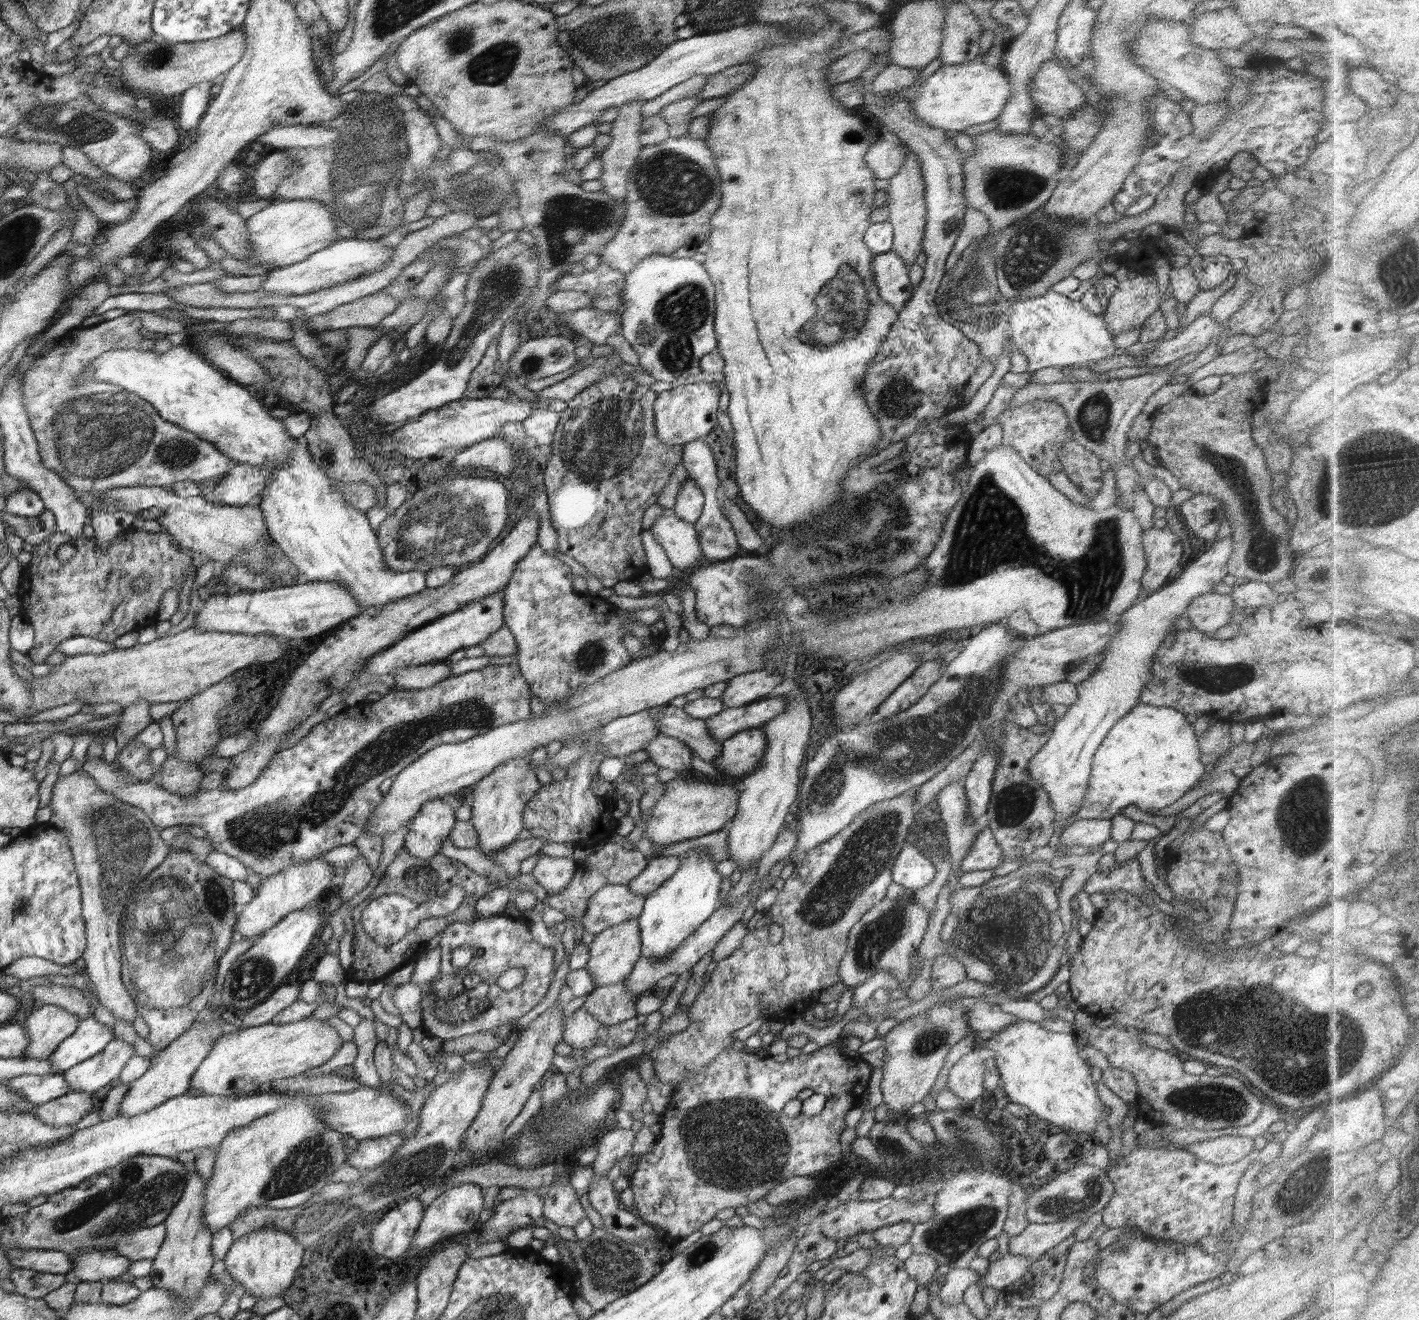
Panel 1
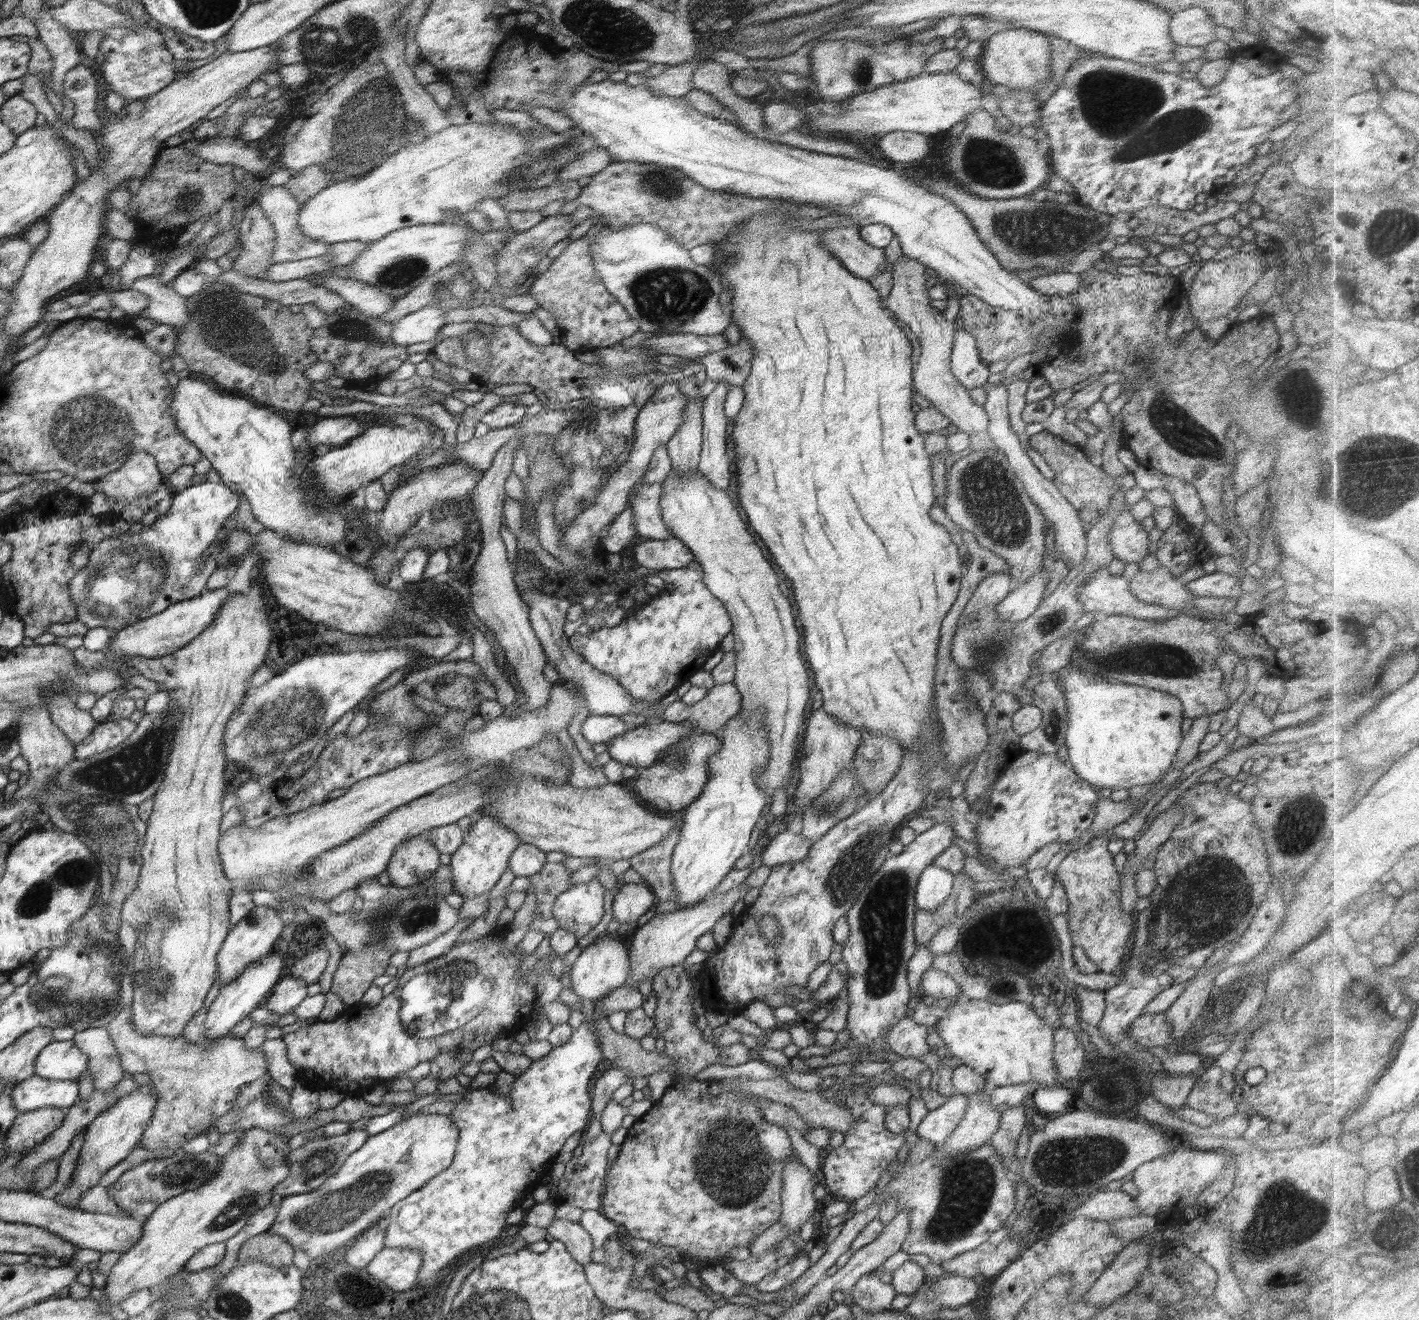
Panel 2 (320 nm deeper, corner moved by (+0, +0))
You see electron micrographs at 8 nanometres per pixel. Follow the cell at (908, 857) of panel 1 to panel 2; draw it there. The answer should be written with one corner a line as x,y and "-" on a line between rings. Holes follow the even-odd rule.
934,864
927,866
915,888
915,905
920,910
935,911
952,894
955,874

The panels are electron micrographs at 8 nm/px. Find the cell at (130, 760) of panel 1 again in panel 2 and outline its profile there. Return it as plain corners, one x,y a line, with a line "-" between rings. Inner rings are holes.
120,717
114,721
97,724
83,741
76,746
76,758
82,760
118,746
137,729
137,723

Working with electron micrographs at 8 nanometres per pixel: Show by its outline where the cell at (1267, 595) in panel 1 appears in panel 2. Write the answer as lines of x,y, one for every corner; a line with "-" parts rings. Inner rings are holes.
1218,571
1196,578
1188,582
1186,587
1196,597
1240,598
1246,591
1242,586
1241,578

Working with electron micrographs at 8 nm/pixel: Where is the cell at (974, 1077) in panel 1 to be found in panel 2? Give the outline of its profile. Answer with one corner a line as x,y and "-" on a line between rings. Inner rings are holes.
952,1096
943,1106
930,1111
917,1126
915,1133
936,1146
942,1146
962,1121
968,1108
968,1100
970,1096

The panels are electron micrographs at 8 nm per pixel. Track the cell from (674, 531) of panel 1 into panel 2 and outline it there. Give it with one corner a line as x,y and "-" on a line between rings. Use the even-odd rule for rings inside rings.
644,476
632,488
633,497
629,500
634,517
634,526
640,538
650,540
666,540
672,534
667,529
661,517
660,499
662,496
662,485
660,483
647,483

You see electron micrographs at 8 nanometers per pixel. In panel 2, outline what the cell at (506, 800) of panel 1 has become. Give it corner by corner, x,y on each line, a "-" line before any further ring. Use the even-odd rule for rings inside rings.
489,814
473,820
468,832
464,834
461,847
451,855
449,865
455,892
464,899
472,899
479,894
490,892
498,884
504,870
508,868
509,858
520,843
522,842
519,841
518,835
506,829
502,822

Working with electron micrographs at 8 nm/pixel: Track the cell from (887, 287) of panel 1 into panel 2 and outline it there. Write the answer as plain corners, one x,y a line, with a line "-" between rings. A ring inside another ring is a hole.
859,227
828,228
821,232
826,250
856,278
867,280
885,271
884,249
874,248
862,240

